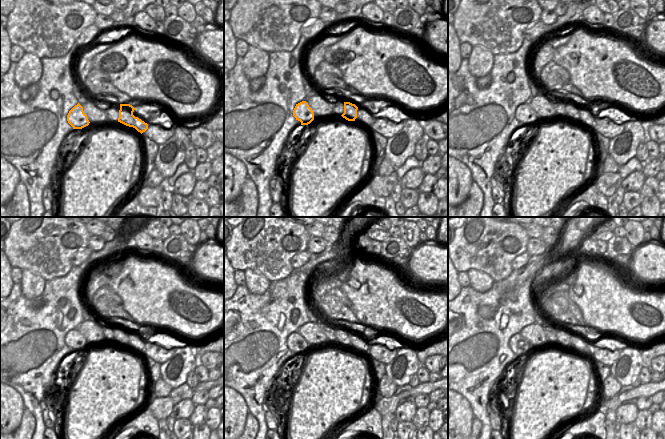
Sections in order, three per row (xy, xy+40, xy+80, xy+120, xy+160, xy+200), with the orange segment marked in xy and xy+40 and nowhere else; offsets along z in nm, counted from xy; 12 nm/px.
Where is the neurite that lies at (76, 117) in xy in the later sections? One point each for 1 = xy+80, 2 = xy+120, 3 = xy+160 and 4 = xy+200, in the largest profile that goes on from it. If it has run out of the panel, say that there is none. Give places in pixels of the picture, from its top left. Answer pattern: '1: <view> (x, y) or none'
1: xy+80 (525, 112)
2: xy+120 (79, 339)
3: xy+160 (304, 344)
4: xy+200 (523, 340)

